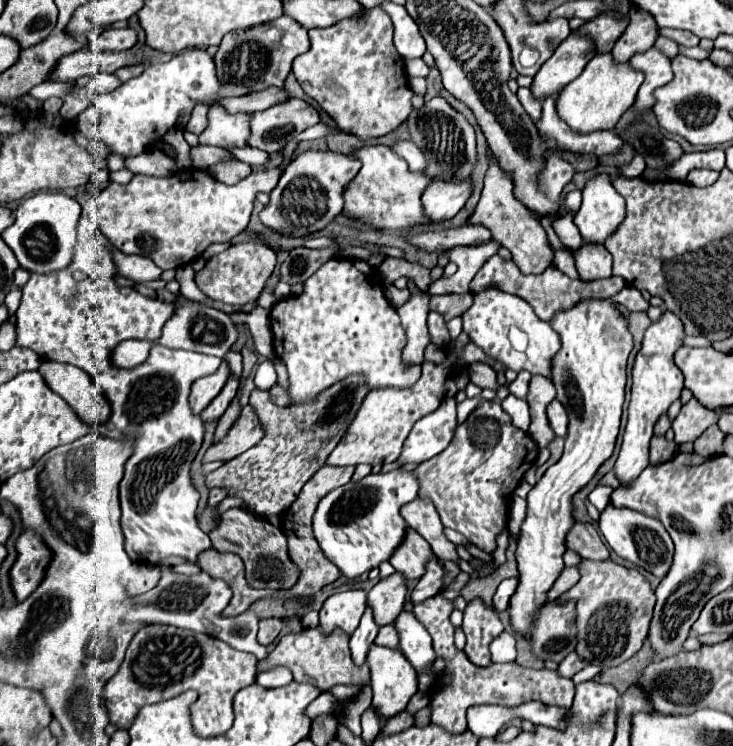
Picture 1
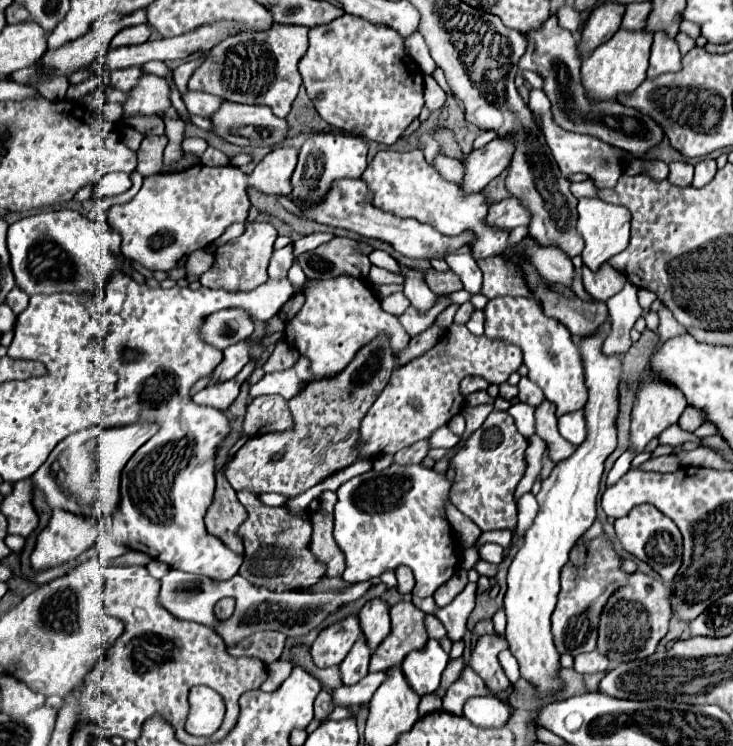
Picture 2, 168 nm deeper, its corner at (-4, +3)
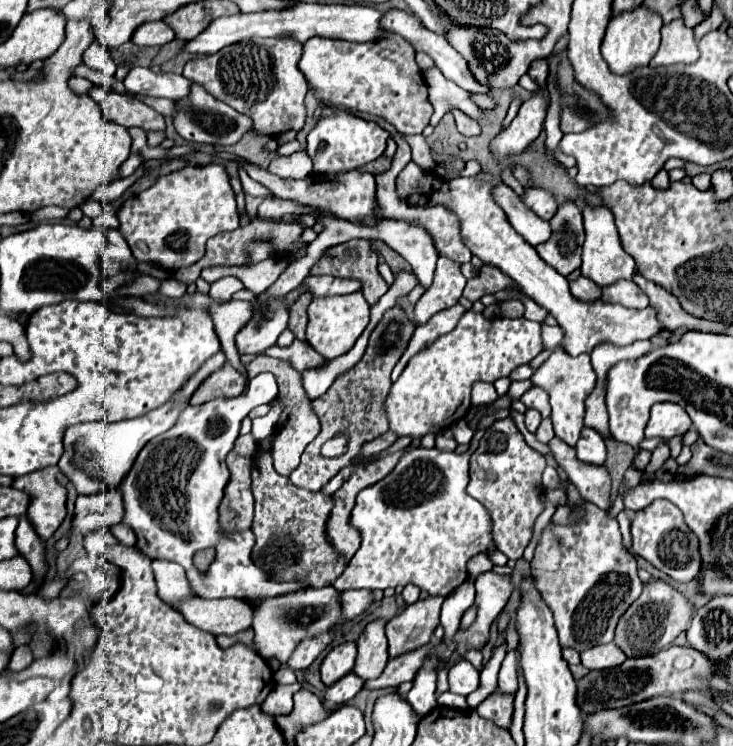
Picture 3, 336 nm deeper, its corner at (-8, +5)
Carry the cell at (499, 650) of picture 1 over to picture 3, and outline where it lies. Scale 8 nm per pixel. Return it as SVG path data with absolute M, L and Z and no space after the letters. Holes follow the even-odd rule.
M508 652L502 662L500 676L498 676L498 692L500 694L516 694L516 690L518 690L516 668L518 668L518 654Z

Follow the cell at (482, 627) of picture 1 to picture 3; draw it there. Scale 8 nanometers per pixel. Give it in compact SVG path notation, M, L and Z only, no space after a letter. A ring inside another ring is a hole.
M494 692L494 694L490 694L490 696L476 708L476 712L478 712L482 718L492 720L494 724L498 724L498 728L510 730L512 712L514 712L514 698Z

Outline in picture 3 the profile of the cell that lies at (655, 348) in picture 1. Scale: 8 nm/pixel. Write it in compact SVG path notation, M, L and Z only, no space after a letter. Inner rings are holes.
M672 402L654 404L650 412L650 422L646 426L646 438L658 436L658 438L670 440L674 436L686 434L690 426L692 426L692 420L684 408Z

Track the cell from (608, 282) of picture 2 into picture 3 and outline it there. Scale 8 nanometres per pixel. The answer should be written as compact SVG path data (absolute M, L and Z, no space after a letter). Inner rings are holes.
M618 280L616 284L602 288L602 300L626 308L646 308L649 305L646 294L632 280Z

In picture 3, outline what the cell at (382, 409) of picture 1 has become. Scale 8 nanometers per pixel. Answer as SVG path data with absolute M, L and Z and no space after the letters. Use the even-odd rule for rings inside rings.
M468 310L452 332L414 354L400 378L392 384L386 400L390 430L398 436L420 438L428 432L436 434L452 426L452 422L468 412L474 382L494 382L510 376L514 368L530 364L530 360L534 360L542 350L540 322L530 322L526 318L512 320L504 316L488 322L484 314Z

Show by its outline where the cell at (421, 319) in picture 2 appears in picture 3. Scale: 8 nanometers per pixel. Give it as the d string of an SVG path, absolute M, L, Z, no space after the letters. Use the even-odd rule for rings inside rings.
M440 256L436 274L434 274L434 282L422 294L422 298L418 300L418 304L414 308L414 316L416 316L418 324L424 324L440 310L446 310L446 308L458 304L464 286L466 286L466 278L460 272L460 264L446 256Z

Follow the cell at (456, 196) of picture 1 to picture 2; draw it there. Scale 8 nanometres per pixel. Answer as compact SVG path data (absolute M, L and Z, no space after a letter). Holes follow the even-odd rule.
M494 138L480 150L472 150L462 158L464 178L460 182L460 190L464 194L480 192L488 182L492 182L510 162L514 146L510 140Z

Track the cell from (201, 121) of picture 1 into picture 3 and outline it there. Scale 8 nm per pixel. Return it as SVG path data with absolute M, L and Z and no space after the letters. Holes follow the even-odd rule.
M258 38L258 40L242 40L238 44L230 44L216 54L200 56L190 60L184 66L184 78L204 86L212 96L226 102L234 110L252 118L252 130L256 136L278 136L288 130L302 130L306 120L306 106L304 96L308 92L308 84L304 74L298 70L298 60L302 56L302 44L296 40L282 40L282 38Z

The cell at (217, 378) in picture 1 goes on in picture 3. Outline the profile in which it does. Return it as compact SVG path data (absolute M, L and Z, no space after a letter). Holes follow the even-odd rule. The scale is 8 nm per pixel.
M256 296L254 304L254 316L248 320L248 324L238 332L236 336L236 348L240 354L262 354L266 348L274 346L278 336L288 326L288 314L290 304L286 296Z

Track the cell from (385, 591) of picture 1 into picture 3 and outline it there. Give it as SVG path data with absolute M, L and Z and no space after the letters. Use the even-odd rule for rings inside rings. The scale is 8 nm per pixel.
M376 620L366 626L364 634L356 642L358 656L354 674L360 676L364 682L372 680L382 674L388 662L388 642L384 634L384 620Z

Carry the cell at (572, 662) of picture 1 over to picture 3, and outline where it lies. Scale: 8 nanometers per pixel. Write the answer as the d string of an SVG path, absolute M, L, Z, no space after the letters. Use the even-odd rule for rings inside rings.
M600 644L594 648L588 648L582 652L582 664L588 670L604 670L604 668L612 668L618 666L626 660L626 654L614 644Z

